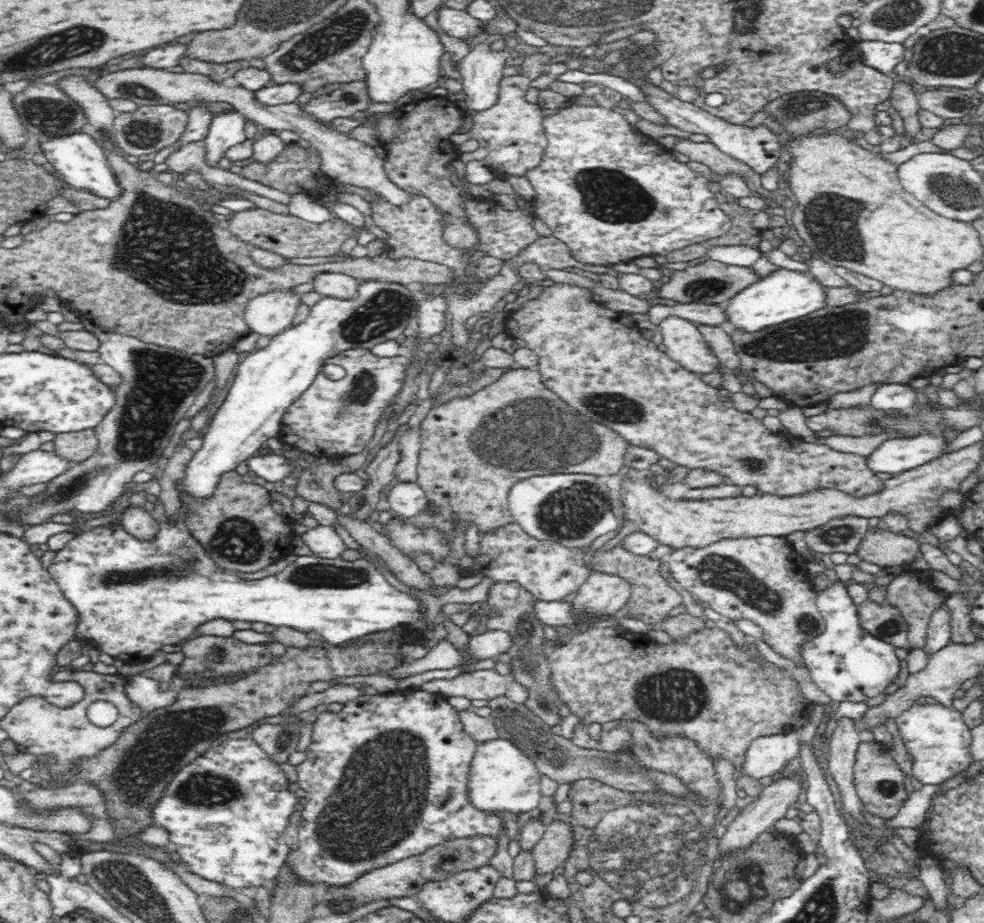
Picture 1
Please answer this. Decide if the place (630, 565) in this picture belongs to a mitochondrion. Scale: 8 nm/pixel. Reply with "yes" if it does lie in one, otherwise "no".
no

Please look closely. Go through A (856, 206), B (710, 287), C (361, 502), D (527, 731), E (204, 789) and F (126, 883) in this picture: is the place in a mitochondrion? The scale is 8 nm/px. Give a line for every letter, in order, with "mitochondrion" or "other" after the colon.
A: mitochondrion
B: mitochondrion
C: other
D: mitochondrion
E: mitochondrion
F: mitochondrion

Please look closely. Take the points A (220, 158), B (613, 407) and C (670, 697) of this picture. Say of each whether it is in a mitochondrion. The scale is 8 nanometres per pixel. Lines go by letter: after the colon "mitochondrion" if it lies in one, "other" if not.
A: other
B: mitochondrion
C: mitochondrion

